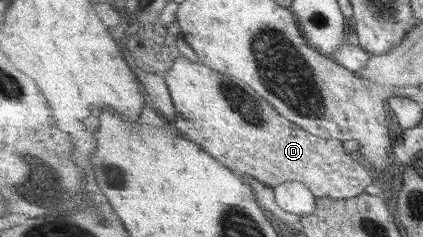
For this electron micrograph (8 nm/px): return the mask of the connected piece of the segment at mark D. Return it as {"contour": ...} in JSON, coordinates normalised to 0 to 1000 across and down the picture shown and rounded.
{"contour":[[[423,236],[395,300],[390,342],[418,456],[414,536],[433,582],[468,603],[527,696],[560,722],[565,743],[589,755],[584,768],[593,768],[603,789],[626,781],[650,797],[681,764],[709,764],[721,772],[747,831],[830,840],[861,819],[872,781],[889,772],[877,705],[868,705],[853,667],[839,675],[820,650],[806,591],[761,582],[712,544],[693,511],[664,494],[664,481],[626,426],[626,409],[603,392],[593,359],[546,312],[532,316],[473,270],[470,257],[452,266],[437,236]]]}

